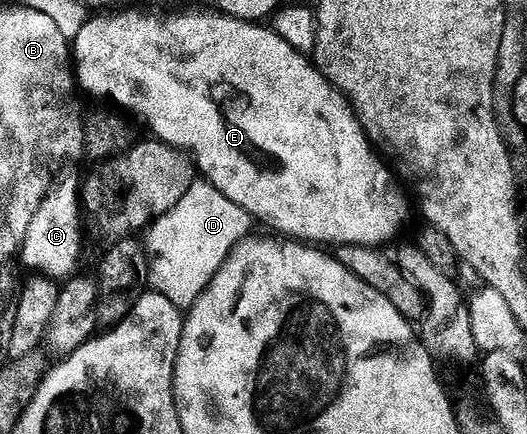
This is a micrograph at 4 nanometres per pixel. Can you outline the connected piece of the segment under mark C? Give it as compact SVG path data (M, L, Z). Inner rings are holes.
M62 173L55 185L43 196L39 208L31 216L31 224L27 224L25 239L19 247L19 258L22 258L38 275L54 280L65 280L78 269L77 257L81 254L81 194L77 191L77 178L73 174Z

